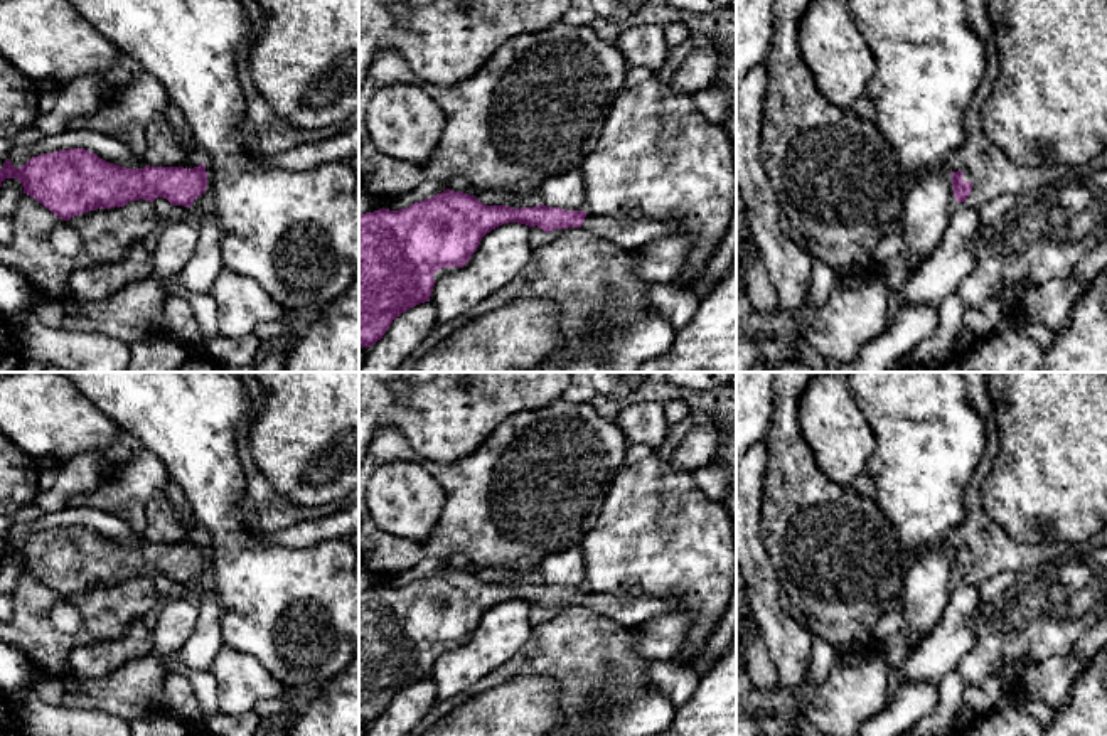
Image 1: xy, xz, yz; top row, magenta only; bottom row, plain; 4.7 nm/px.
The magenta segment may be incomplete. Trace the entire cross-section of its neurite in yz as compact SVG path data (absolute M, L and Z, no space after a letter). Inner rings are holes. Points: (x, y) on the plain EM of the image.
M957 536L952 542L952 566L957 579L965 579L972 568L969 549L965 542Z

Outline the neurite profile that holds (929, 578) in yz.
M940 546L906 559L898 611L906 620L903 632L910 638L910 647L939 625L955 581L952 554Z

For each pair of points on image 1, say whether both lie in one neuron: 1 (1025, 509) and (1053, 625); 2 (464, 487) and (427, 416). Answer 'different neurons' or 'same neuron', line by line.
1: different neurons
2: different neurons

